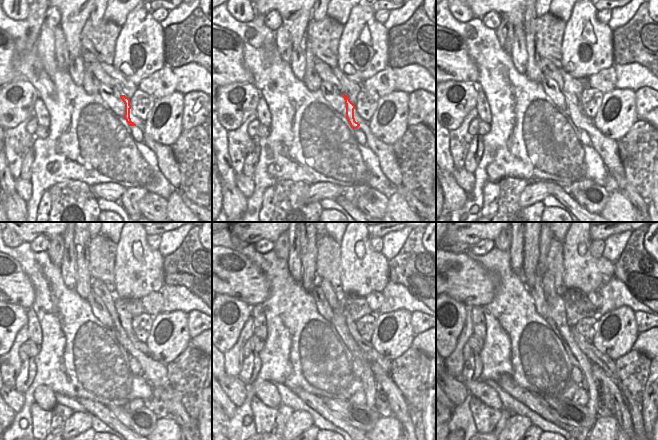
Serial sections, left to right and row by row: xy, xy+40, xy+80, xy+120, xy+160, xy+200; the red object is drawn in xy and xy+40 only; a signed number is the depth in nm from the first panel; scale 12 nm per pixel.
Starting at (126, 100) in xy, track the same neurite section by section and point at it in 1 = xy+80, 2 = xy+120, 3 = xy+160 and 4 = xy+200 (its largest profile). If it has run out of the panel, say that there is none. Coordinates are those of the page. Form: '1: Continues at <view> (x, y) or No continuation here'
1: Continues at xy+80 (571, 107)
2: Continues at xy+120 (120, 334)
3: Continues at xy+160 (338, 321)
4: Continues at xy+200 (556, 306).

